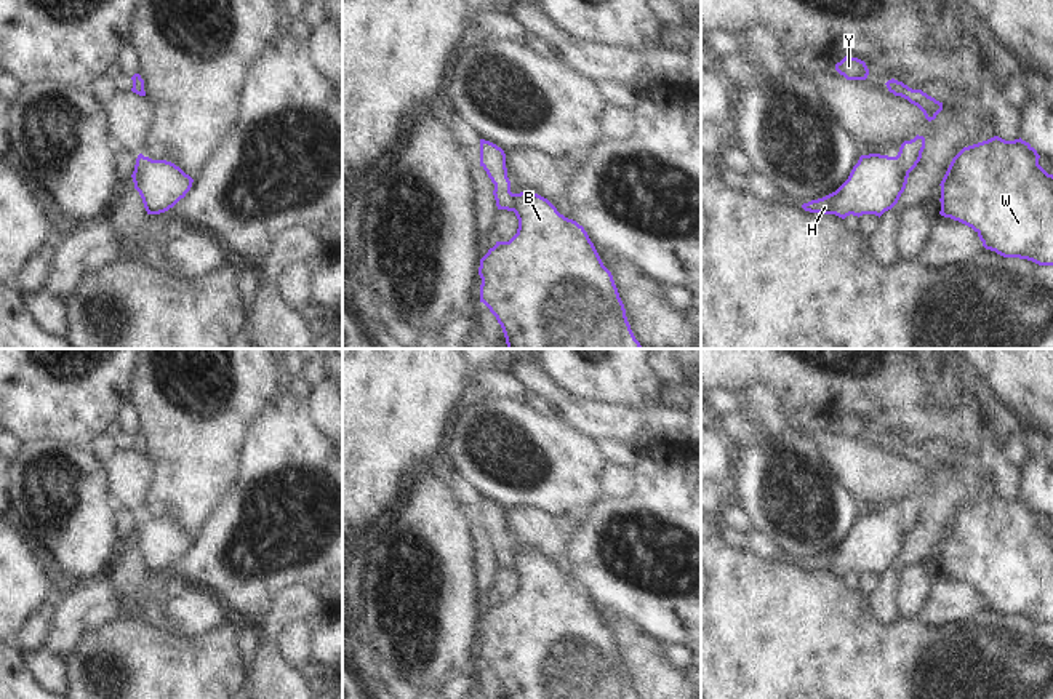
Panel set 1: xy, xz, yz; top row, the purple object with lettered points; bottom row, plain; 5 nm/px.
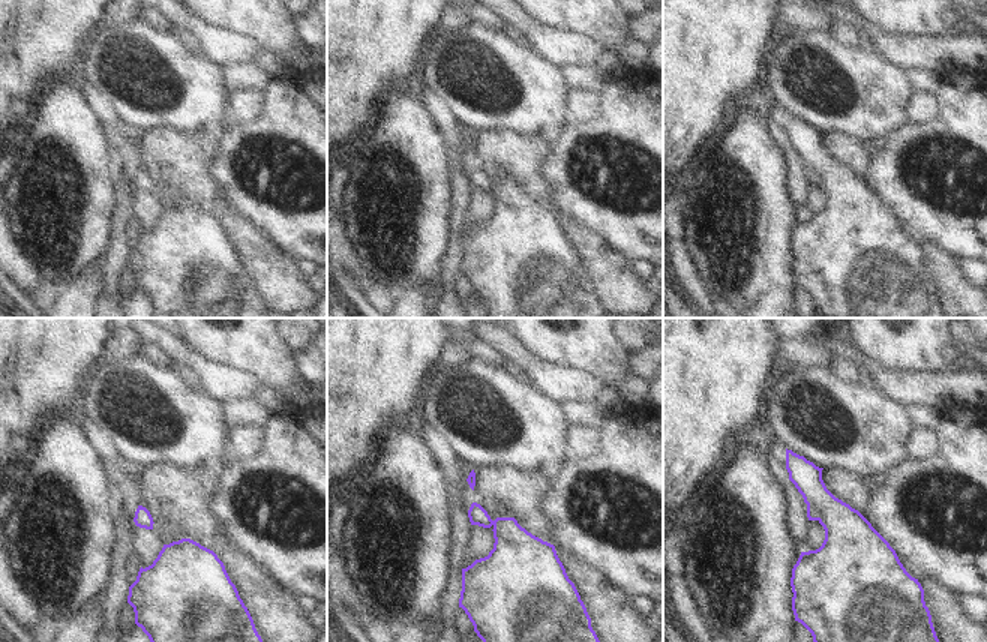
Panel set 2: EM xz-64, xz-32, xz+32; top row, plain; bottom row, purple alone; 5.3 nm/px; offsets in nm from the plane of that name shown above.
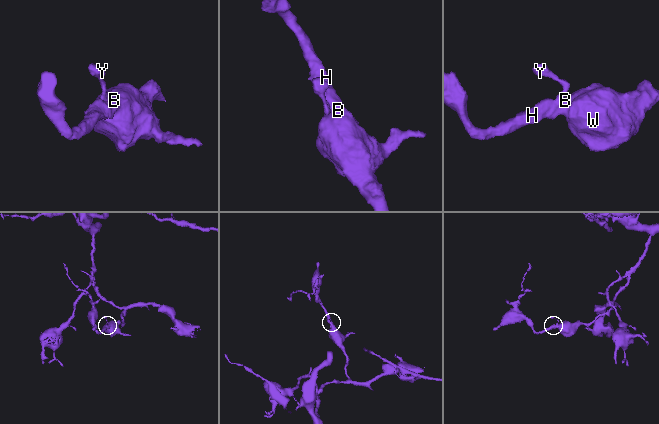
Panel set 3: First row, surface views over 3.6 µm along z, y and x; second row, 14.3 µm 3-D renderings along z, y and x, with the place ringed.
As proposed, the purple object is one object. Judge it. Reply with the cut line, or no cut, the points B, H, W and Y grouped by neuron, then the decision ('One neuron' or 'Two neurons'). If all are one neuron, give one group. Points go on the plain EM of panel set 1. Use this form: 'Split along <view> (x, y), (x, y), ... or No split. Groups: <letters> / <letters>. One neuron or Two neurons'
Split along xz (511, 552), (512, 568). Groups: B H W / Y. Two neurons.

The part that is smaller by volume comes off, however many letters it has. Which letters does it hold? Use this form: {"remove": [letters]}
{"remove": ["Y"]}

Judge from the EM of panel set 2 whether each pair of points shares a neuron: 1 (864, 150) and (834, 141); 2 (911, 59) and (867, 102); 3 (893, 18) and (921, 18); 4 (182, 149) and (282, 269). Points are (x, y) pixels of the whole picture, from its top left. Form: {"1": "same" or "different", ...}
{"1": "same", "2": "different", "3": "same", "4": "same"}

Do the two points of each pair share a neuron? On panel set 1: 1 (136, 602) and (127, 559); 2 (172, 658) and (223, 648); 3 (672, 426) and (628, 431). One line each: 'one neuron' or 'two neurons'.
1: one neuron
2: one neuron
3: one neuron

